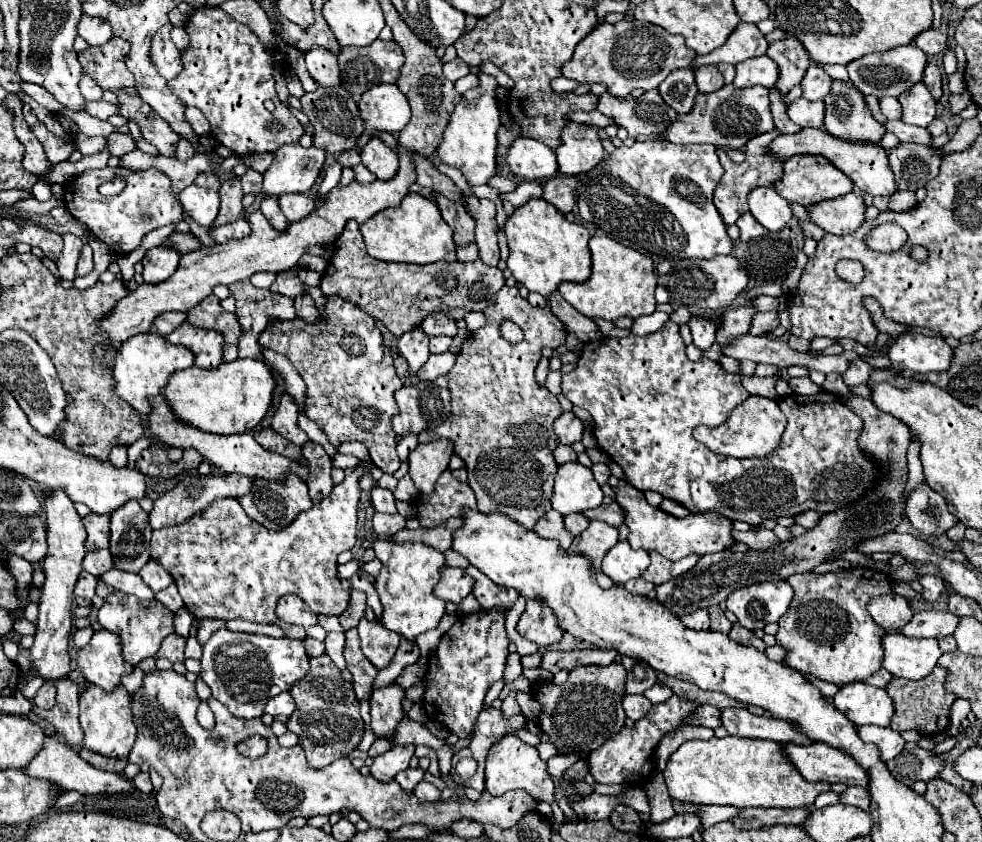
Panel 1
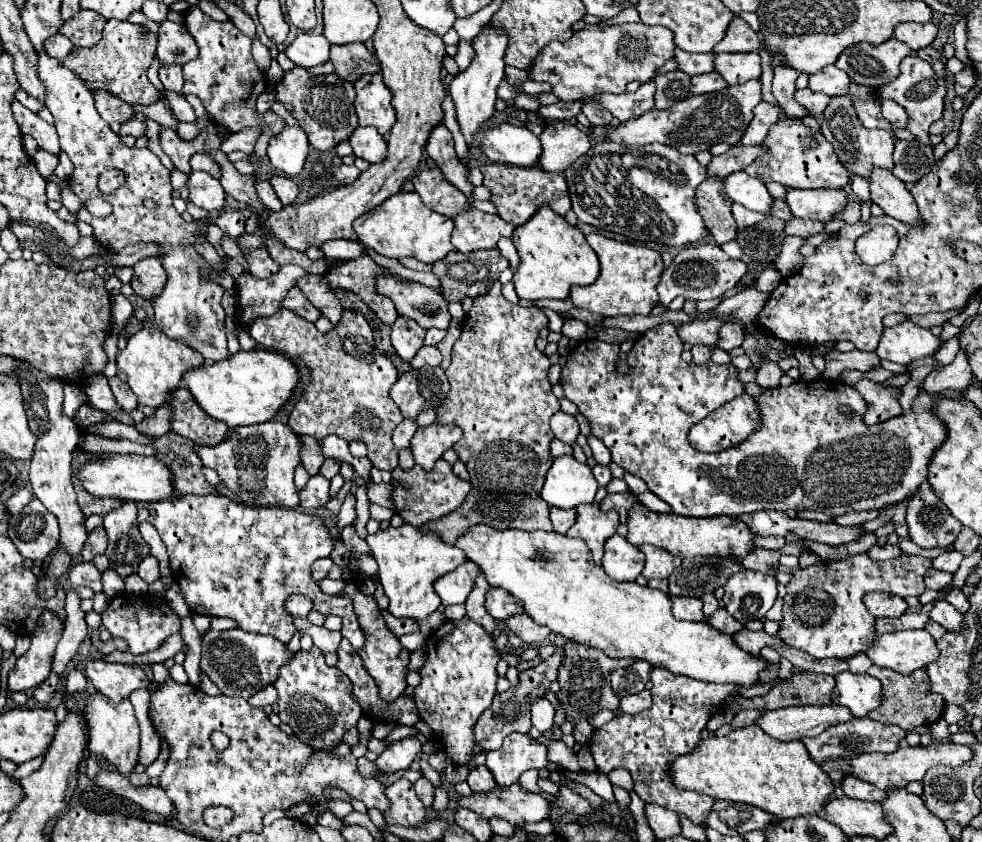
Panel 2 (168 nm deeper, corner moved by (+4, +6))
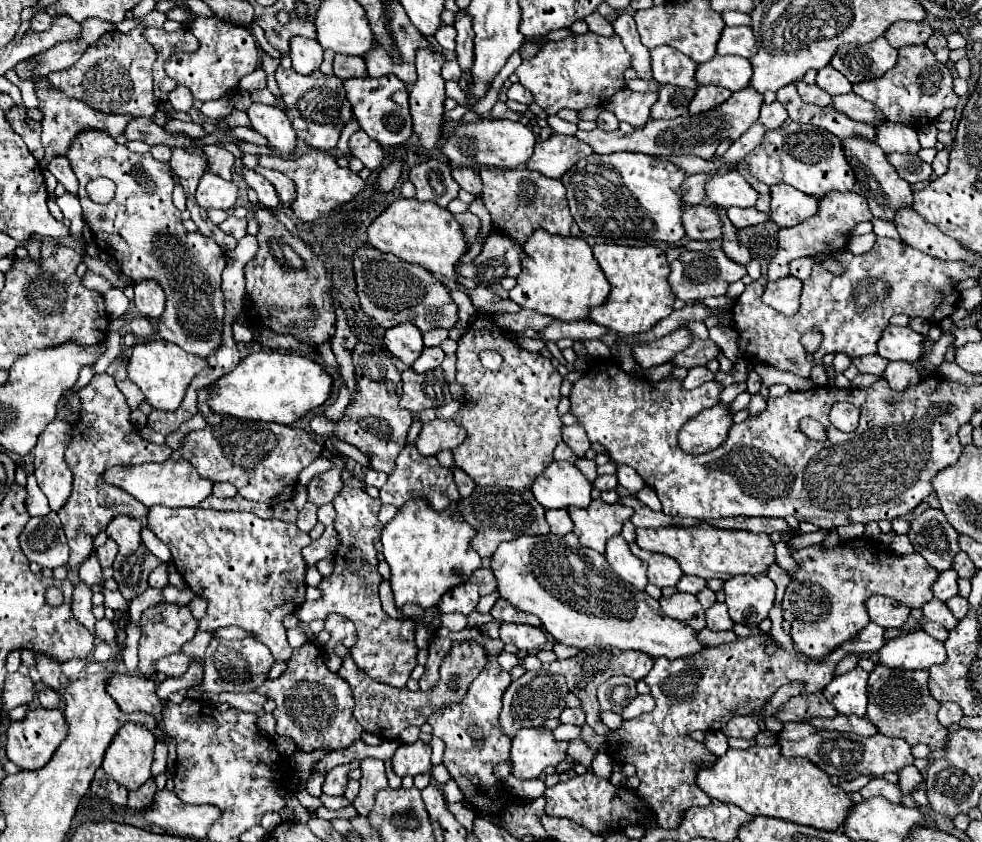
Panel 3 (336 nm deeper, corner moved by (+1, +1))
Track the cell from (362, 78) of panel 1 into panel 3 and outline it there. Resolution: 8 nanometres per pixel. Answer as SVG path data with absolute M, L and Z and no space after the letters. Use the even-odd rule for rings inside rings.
M336 54L334 58L334 74L340 80L346 78L356 78L356 76L366 76L366 64L362 56L346 56L346 54Z

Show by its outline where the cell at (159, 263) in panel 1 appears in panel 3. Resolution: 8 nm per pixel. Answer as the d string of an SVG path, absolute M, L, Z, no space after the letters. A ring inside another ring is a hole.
M138 282L134 286L134 304L146 318L160 318L164 312L164 292L156 282Z

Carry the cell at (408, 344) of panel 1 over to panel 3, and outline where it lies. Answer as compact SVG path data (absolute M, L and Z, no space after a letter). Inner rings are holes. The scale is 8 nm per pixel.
M410 322L392 326L384 334L384 346L400 358L406 366L412 366L414 360L422 354L424 344L422 344L422 332L416 326L410 326Z

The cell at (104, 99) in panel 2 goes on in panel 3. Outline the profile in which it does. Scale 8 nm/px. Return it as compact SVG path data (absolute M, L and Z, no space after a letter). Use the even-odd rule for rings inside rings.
M134 118L130 122L130 126L126 126L126 134L128 140L142 140L150 146L168 146L168 148L182 148L188 154L198 154L198 156L206 156L202 146L196 144L194 138L188 138L186 134L170 134L166 132L164 126L158 126L152 118Z

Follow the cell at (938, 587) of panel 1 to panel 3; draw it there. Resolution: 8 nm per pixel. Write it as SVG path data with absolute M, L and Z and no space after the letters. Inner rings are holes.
M952 568L946 570L946 572L942 572L942 574L938 576L938 580L934 582L934 586L932 586L934 598L946 602L948 598L956 596L956 594L958 594L958 582L956 582L956 580L958 580L958 574L956 574Z

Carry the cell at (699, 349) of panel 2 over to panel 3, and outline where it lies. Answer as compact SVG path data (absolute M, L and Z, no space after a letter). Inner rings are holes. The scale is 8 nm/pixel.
M696 366L694 370L688 372L688 376L682 382L682 390L694 390L698 386L702 386L704 382L714 380L714 374L706 368L706 366Z

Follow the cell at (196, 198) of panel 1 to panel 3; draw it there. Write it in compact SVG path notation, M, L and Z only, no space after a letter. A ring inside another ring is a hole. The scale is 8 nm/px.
M206 172L196 190L196 202L206 210L210 208L232 210L236 198L238 198L238 186L234 182L220 178L214 172Z

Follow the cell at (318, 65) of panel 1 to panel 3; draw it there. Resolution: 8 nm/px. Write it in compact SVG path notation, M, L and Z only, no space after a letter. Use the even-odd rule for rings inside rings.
M292 36L288 54L292 58L292 68L300 74L312 74L322 64L322 46L316 40Z

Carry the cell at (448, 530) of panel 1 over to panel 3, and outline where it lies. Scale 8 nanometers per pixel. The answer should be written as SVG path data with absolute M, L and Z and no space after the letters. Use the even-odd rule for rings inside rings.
M476 486L472 494L464 500L458 502L460 514L464 514L466 522L470 522L476 528L476 536L472 538L472 548L482 556L484 562L488 562L498 548L500 542L514 540L516 536L528 534L528 536L538 536L538 534L548 534L550 528L546 526L544 518L544 508L534 502L534 496L530 494L528 488L524 490L502 490L502 488L484 488Z

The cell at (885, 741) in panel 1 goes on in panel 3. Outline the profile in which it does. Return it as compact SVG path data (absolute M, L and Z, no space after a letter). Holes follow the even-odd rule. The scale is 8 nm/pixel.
M786 722L784 730L778 734L780 754L784 758L802 756L824 770L828 776L856 776L856 774L874 774L884 776L886 772L898 772L904 766L914 762L910 746L900 738L888 738L884 734L876 736L856 736L856 734L838 734L832 730L818 730L806 722Z

